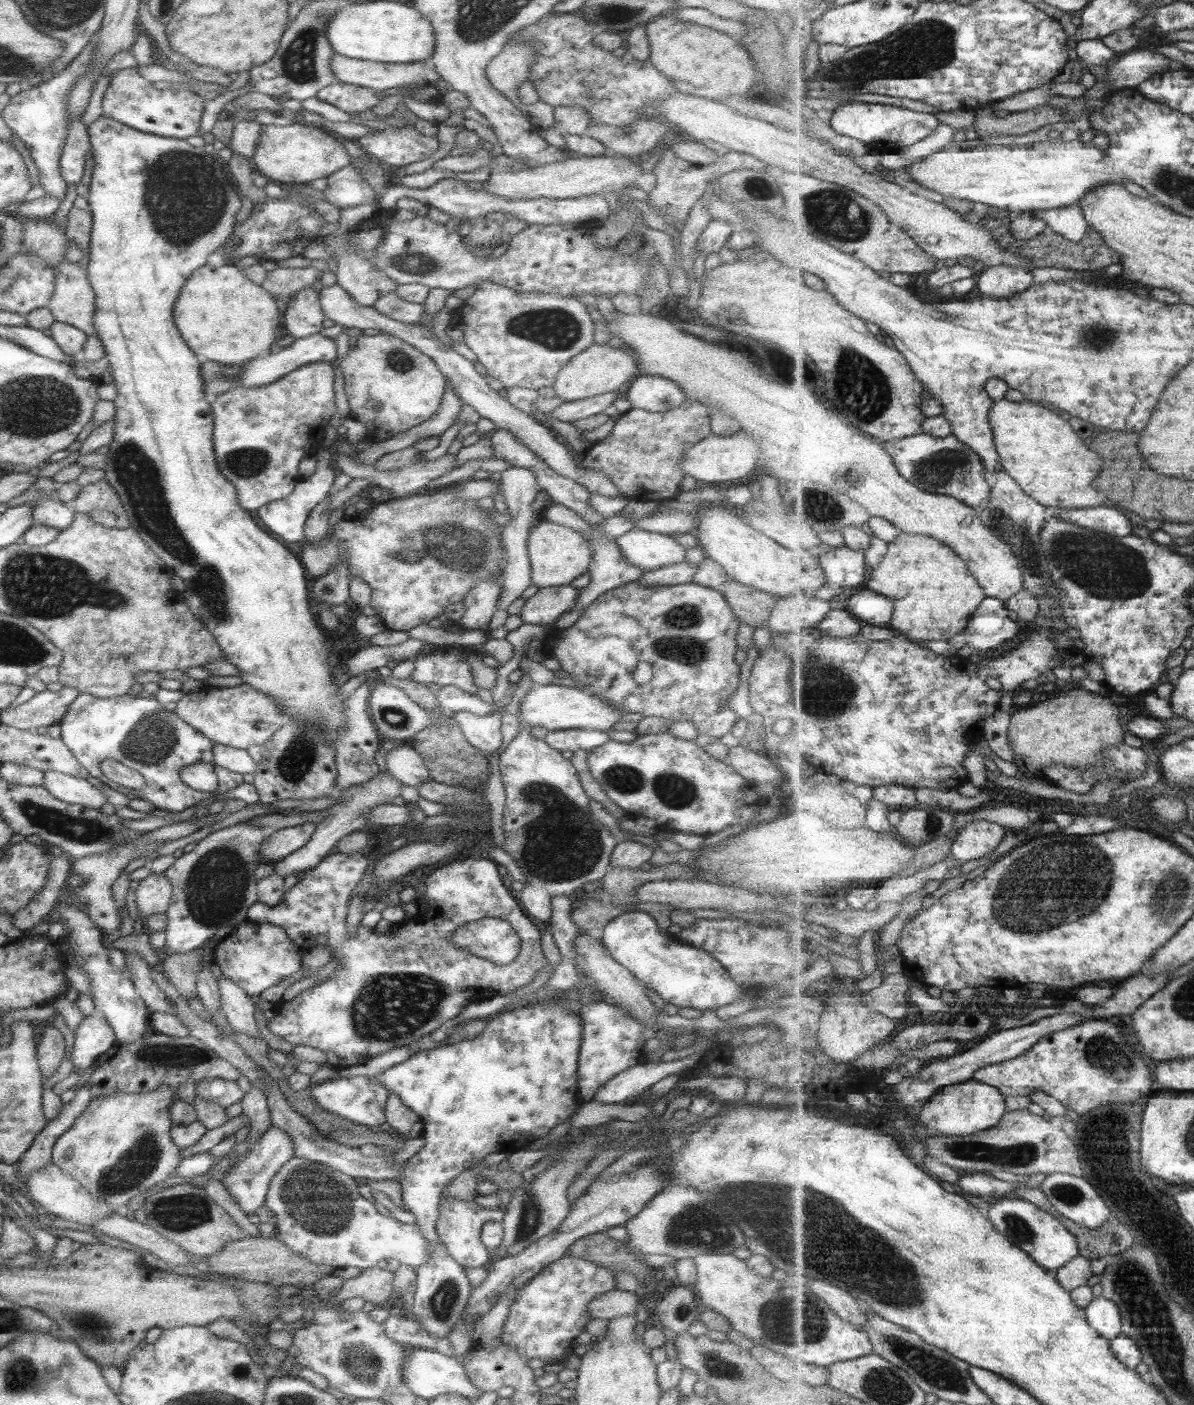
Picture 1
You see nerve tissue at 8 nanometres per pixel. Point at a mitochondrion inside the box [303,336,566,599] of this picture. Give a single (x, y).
(455, 549)

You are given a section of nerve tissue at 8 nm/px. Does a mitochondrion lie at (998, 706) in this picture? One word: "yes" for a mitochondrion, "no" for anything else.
no

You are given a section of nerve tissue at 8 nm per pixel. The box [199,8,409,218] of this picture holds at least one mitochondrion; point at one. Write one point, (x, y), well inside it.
(298, 65)

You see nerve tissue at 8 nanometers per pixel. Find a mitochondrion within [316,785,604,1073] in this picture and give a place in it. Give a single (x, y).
(418, 999)

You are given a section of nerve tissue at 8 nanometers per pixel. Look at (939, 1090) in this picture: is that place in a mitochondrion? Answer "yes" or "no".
no

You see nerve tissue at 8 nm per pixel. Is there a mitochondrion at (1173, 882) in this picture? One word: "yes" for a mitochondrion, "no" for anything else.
yes

